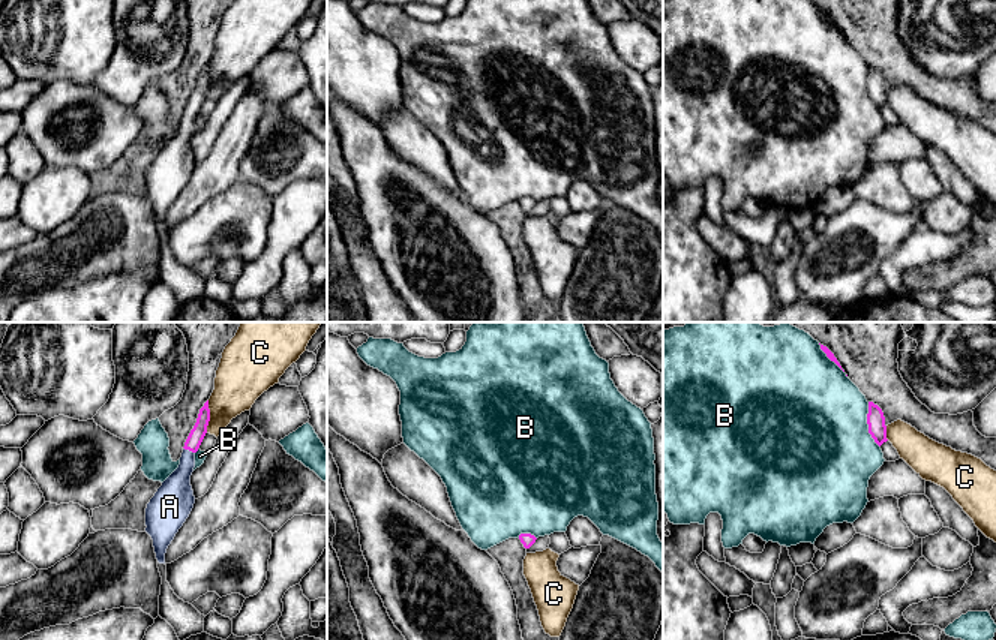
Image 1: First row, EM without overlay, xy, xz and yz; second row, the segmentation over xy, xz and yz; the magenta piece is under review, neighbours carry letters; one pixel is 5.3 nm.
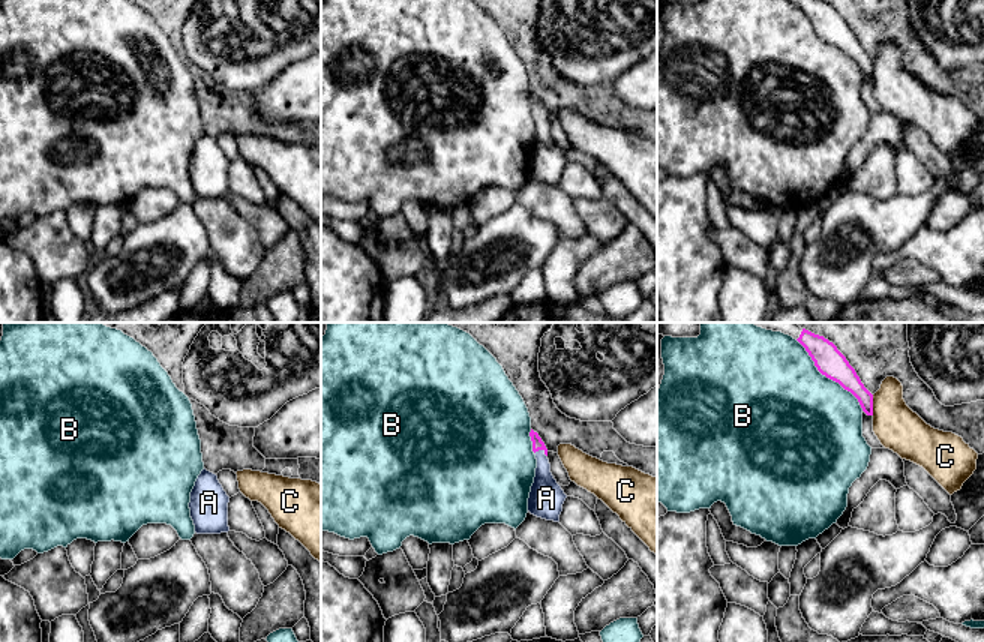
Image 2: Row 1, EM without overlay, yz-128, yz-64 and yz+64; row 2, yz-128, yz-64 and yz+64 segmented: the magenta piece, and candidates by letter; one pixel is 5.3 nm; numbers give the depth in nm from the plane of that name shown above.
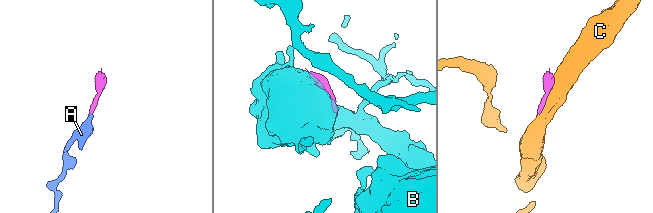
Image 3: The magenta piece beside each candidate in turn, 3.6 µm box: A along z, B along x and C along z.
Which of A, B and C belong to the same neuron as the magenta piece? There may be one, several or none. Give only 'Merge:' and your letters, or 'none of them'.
Merge: A

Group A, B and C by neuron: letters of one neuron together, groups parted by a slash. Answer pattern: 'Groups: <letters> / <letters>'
Groups: A / B / C

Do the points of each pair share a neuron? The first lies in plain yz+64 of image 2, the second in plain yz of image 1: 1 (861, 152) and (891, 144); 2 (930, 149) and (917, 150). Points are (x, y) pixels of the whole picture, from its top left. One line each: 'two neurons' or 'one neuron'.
1: one neuron
2: two neurons

